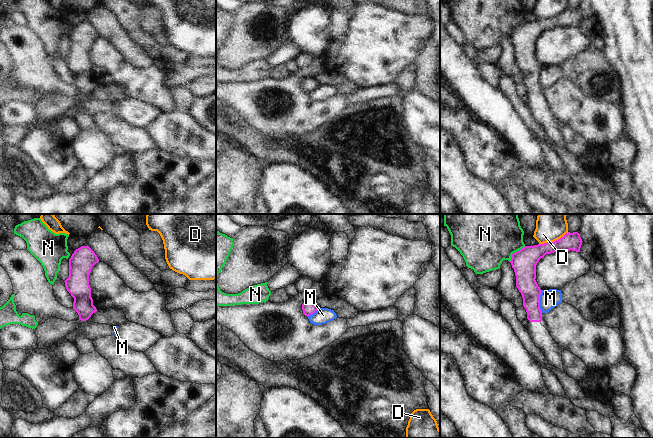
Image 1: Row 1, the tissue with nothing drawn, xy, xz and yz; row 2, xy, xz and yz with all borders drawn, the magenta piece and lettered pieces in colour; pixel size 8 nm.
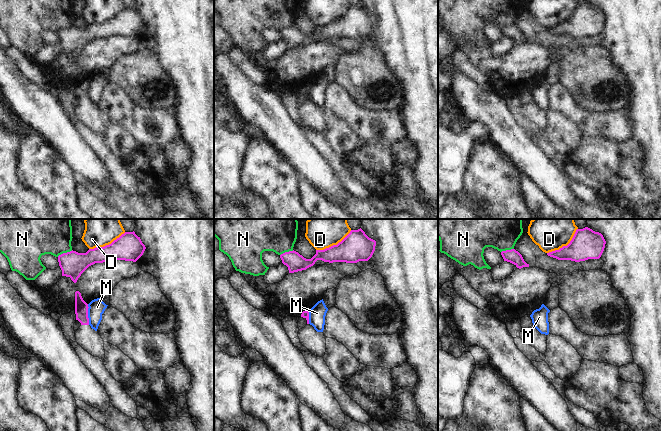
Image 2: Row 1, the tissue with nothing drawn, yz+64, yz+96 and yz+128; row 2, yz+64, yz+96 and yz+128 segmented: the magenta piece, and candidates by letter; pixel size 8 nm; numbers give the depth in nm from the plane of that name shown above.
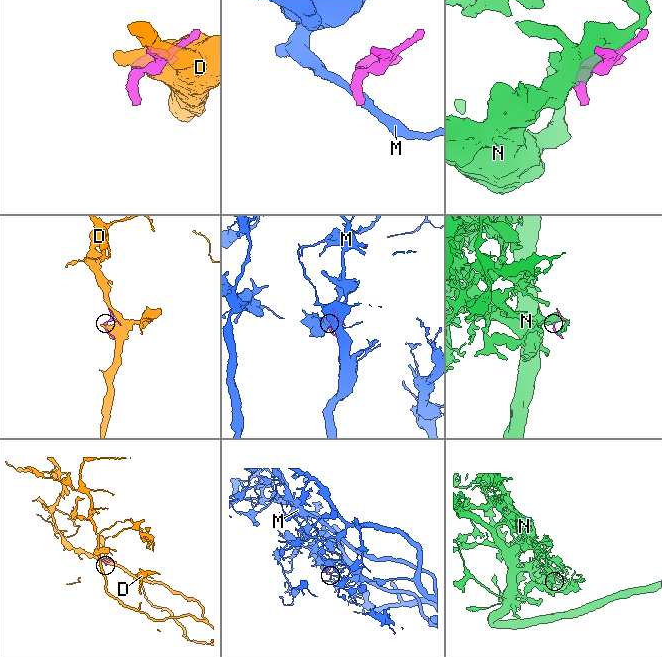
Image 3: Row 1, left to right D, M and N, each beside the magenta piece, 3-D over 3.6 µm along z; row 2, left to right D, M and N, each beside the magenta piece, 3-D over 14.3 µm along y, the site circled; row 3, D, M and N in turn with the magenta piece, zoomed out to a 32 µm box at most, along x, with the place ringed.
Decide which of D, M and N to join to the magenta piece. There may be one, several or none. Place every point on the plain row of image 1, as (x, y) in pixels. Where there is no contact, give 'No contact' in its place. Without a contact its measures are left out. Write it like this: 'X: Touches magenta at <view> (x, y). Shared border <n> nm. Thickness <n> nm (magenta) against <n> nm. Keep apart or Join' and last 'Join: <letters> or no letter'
D: Touches magenta at yz (554, 17). Shared border 260 nm. Thickness 170 nm (magenta) against 150 nm. Keep apart
M: Touches magenta at yz (539, 77). Shared border 180 nm. Thickness 160 nm (magenta) against 150 nm. Keep apart
N: Touches magenta at yz (515, 28). Shared border 180 nm. Thickness 200 nm (magenta) against 360 nm. Keep apart
Join: no letter

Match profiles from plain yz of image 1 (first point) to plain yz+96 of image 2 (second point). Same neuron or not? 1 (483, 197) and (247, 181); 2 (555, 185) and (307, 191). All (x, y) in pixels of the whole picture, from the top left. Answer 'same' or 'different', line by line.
1: different
2: different

